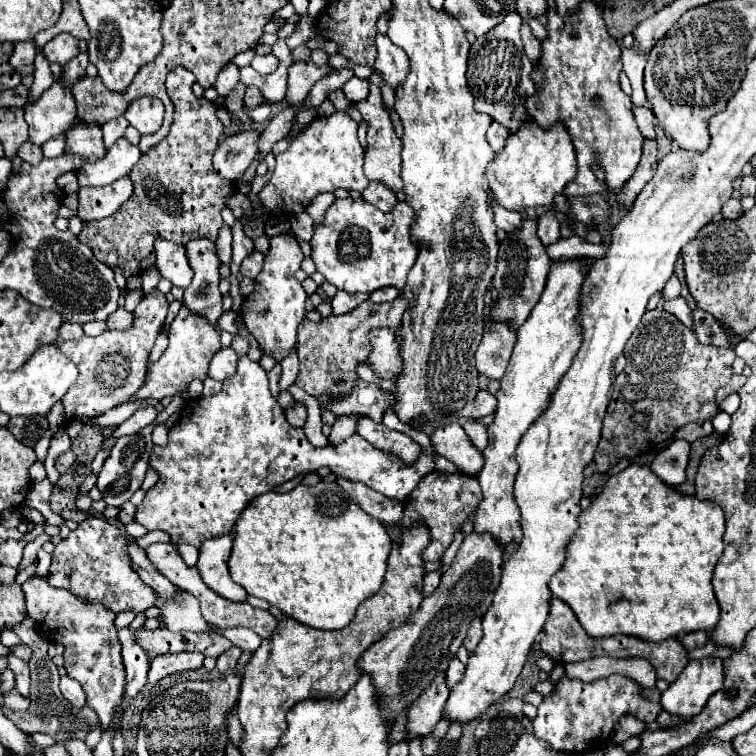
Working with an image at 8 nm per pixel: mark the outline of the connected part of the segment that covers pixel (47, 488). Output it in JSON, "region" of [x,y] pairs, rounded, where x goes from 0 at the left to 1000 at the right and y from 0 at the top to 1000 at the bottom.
{"region":[[[60,634],[54,639],[44,639],[38,644],[38,652],[36,652],[36,668],[44,671],[44,673],[49,673],[60,684],[60,689],[65,694],[87,694],[93,701],[99,701],[103,697],[103,692],[89,689],[81,681],[75,681],[75,679],[67,676],[67,671],[65,671],[67,647],[70,647],[70,642],[65,639],[65,634]]]}

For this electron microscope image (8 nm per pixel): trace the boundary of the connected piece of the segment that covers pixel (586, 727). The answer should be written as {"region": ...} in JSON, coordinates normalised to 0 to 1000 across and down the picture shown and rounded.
{"region":[[[742,893],[734,901],[731,917],[718,922],[716,933],[710,935],[713,943],[710,951],[705,951],[708,972],[742,996],[774,996],[795,991],[806,980],[813,956],[824,946],[837,946],[853,956],[869,951],[874,933],[853,925],[848,914],[851,909],[843,901],[824,893],[808,893],[782,903]]]}

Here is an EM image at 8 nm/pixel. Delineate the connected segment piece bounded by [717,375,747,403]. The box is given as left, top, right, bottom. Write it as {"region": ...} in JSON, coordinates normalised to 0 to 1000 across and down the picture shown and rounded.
{"region":[[[970,496],[967,499],[967,507],[964,509],[959,509],[959,512],[954,512],[954,515],[948,515],[948,533],[954,533],[962,522],[967,522],[967,520],[975,520],[978,515],[980,515],[980,509],[985,507],[985,496]]]}

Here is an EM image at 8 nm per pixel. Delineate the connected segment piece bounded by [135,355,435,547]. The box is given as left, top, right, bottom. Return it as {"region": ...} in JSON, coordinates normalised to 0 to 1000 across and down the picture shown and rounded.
{"region":[[[327,470],[316,472],[311,496],[295,504],[295,515],[287,522],[253,528],[242,538],[239,557],[224,570],[224,589],[218,594],[205,591],[197,615],[210,626],[210,636],[202,647],[194,649],[192,660],[181,668],[179,689],[197,702],[205,700],[221,702],[226,708],[229,721],[250,718],[258,724],[263,724],[271,713],[303,705],[316,679],[340,655],[356,652],[364,642],[390,634],[398,626],[417,626],[427,615],[433,615],[446,631],[478,636],[485,644],[528,663],[536,663],[541,652],[549,647],[549,642],[575,620],[575,612],[562,599],[557,599],[557,604],[538,618],[525,604],[496,594],[488,583],[483,583],[475,575],[464,575],[448,589],[433,589],[427,594],[417,594],[406,583],[401,567],[390,567],[380,560],[374,541],[358,525],[351,488],[345,488],[345,483],[332,478]]]}

